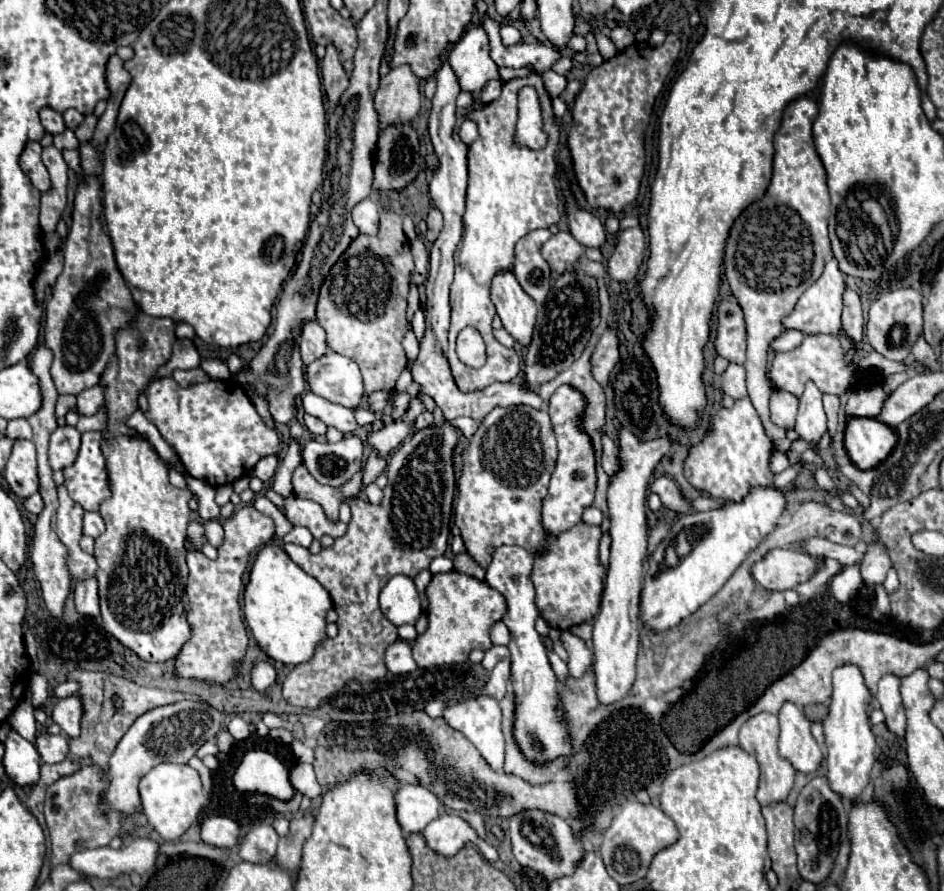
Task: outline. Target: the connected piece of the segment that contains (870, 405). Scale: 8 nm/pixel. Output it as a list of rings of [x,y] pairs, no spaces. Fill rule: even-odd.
[[[881,387],[853,391],[849,395],[845,413],[847,413],[847,417],[853,417],[853,415],[855,417],[875,417],[881,413],[887,399],[889,399],[889,395]]]

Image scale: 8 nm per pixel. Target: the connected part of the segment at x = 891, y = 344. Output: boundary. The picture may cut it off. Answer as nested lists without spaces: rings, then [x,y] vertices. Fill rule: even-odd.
[[[897,289],[891,293],[881,295],[869,309],[869,321],[867,321],[867,339],[871,347],[881,353],[887,359],[893,361],[905,361],[911,353],[913,343],[917,341],[919,333],[923,329],[923,297],[915,289]]]

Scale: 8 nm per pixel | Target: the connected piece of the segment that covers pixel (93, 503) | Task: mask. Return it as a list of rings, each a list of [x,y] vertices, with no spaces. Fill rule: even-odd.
[[[83,433],[77,461],[63,469],[65,487],[73,501],[85,511],[97,511],[97,505],[109,497],[109,479],[105,473],[105,457],[101,453],[101,433]]]

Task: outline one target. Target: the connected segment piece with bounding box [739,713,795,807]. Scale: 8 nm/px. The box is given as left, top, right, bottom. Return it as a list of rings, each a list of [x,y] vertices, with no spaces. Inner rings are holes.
[[[759,713],[757,717],[751,717],[739,731],[741,749],[747,751],[749,755],[753,755],[761,767],[761,783],[759,783],[759,791],[757,791],[757,801],[763,807],[785,801],[789,797],[789,793],[793,789],[793,781],[795,781],[795,769],[793,769],[793,765],[789,765],[789,761],[785,761],[779,755],[777,739],[779,739],[779,723],[777,723],[777,717],[773,717],[771,713]]]

